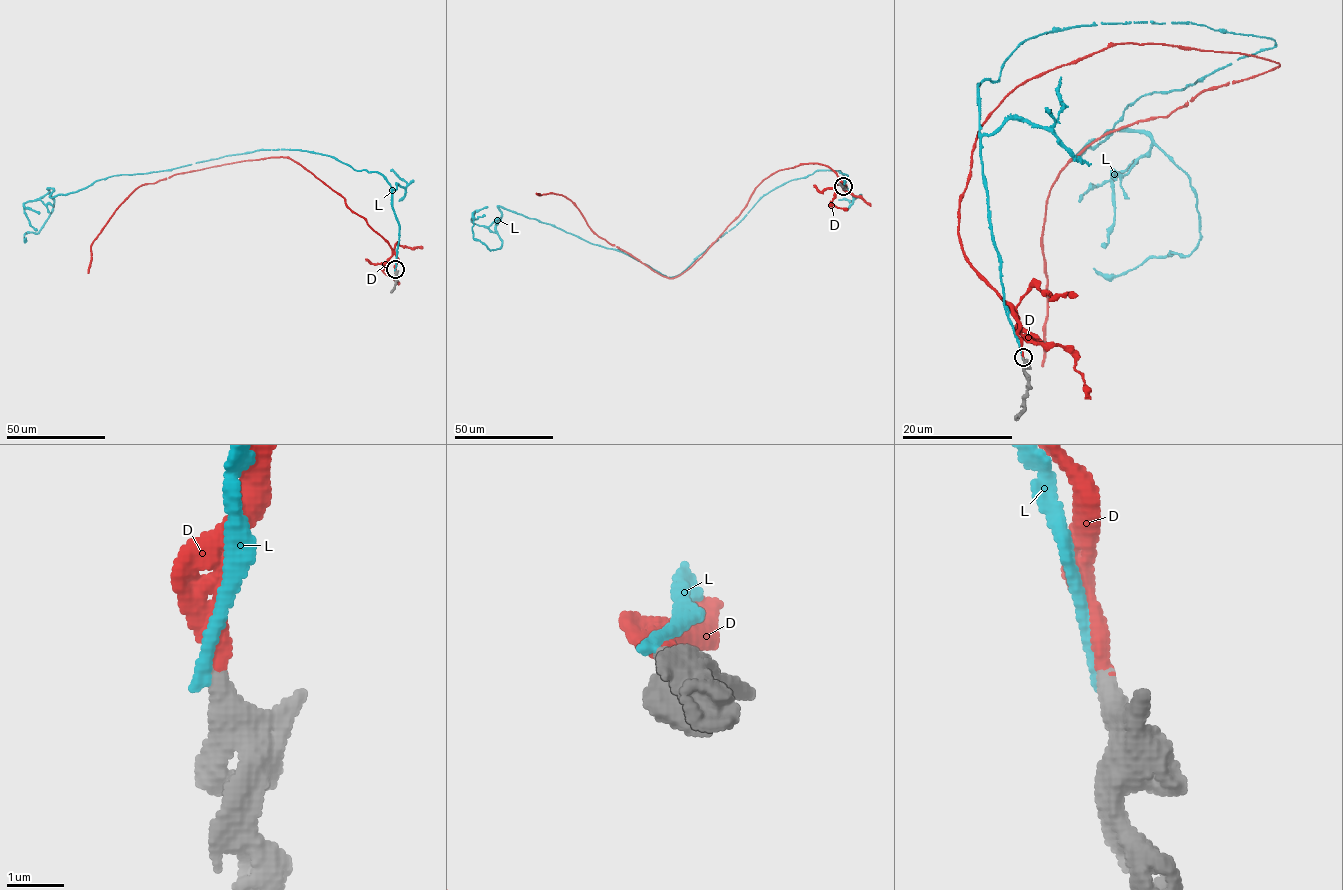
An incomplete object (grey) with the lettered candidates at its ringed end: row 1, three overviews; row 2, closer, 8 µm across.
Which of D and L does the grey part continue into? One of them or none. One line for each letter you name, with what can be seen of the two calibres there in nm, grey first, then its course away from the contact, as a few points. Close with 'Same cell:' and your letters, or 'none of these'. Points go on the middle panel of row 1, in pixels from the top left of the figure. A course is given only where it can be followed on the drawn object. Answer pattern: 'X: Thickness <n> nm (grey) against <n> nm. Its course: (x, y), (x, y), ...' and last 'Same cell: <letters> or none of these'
D: Thickness 480 nm (grey) against 340 nm. Its course: (843, 186), (831, 168), (817, 163), (772, 173), (707, 250), (669, 278), (601, 238), (564, 196), (536, 193)
Same cell: D

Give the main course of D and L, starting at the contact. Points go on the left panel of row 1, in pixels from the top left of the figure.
D: (395, 270), (396, 253), (341, 196), (299, 163), (268, 157), (140, 186), (92, 244), (88, 273)
L: (395, 270), (399, 223), (384, 177), (299, 150), (112, 176), (50, 197), (49, 188), (51, 213), (26, 237)

